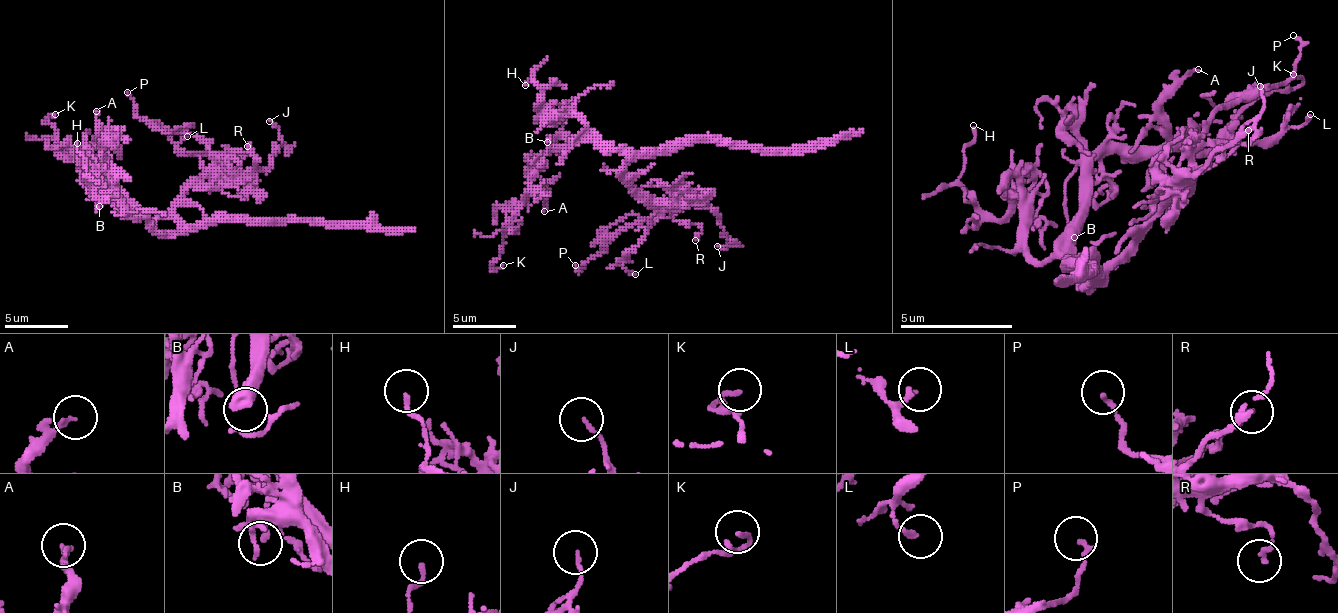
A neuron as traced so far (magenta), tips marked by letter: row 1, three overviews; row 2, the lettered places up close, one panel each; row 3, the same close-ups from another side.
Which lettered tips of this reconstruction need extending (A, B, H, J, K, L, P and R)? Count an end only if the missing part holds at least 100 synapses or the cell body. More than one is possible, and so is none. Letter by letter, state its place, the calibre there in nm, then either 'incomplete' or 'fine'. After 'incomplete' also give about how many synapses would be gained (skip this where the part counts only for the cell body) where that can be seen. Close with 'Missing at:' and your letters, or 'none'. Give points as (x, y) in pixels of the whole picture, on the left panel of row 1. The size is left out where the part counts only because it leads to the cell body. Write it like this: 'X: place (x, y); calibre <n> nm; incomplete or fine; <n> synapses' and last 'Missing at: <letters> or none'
A: place (96, 111); calibre 170 nm; fine
B: place (99, 206); calibre 170 nm; fine
H: place (77, 143); calibre 180 nm; fine
J: place (269, 121); calibre 110 nm; fine
K: place (55, 114); calibre 130 nm; fine
L: place (187, 136); calibre 140 nm; fine
P: place (127, 92); calibre 170 nm; fine
R: place (247, 146); calibre 130 nm; fine
Missing at: none

